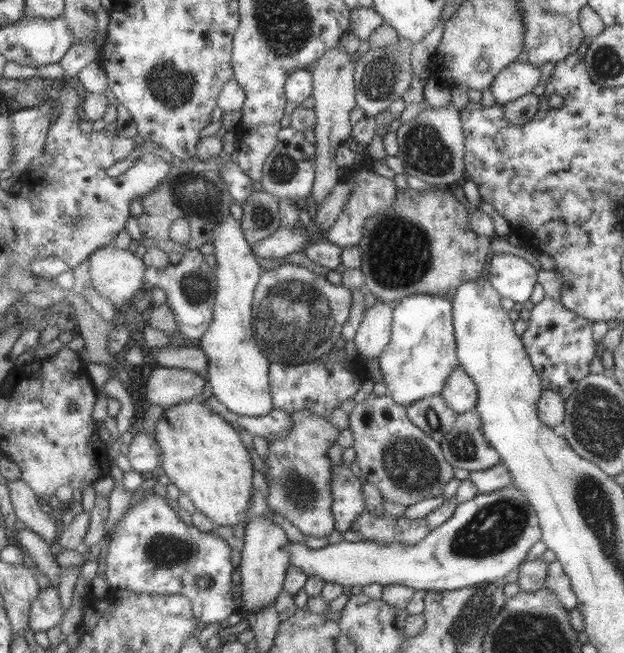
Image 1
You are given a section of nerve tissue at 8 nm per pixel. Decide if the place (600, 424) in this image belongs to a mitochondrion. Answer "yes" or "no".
yes

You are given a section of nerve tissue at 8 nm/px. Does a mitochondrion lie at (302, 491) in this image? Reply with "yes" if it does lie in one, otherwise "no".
yes

